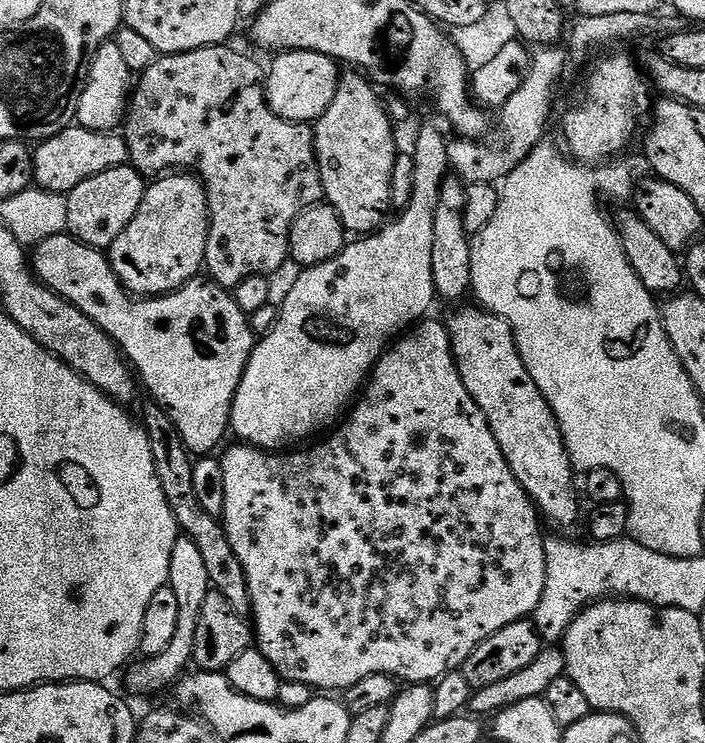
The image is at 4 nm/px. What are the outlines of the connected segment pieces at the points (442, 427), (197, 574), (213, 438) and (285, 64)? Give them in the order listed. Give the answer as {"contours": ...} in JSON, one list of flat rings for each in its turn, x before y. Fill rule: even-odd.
{"contours":[[[432,319,417,323,381,356,346,419,328,434,333,436,325,435,321,444,305,452,280,456,284,454,240,442,220,460,222,478,226,478,222,523,238,562,242,562,242,570,246,570,252,599,250,620,254,625,254,644,270,658,270,666,274,666,281,681,293,680,328,694,354,686,354,682,362,682,362,678,370,678,370,674,390,676,408,686,431,685,447,672,463,669,466,658,470,658,490,634,498,634,498,630,510,626,510,622,529,619,538,606,538,598,542,598,542,586,546,586,546,550,545,537,540,536,541,517,518,478,514,478,482,410,478,410,458,374,447,327]],[[180,535,174,542,174,550,170,554,170,578,167,587,172,588,175,596,178,597,178,630,174,633,174,642,170,642,170,646,166,646,162,654,141,659,139,661,141,664,133,663,127,669,128,688,140,696,148,696,151,692,166,687,168,683,171,685,179,681,192,664,194,630,198,622,198,614,202,610,202,602,206,602,210,585,202,554,198,551,198,546,194,546,194,542,190,542,190,538,186,535]],[[61,234,46,238,35,245,36,253,31,253,30,267,37,280,63,300,69,300,90,322,97,324,116,343,125,360,134,369,139,383,148,387,151,399,174,422,182,442,189,453,196,458,204,458,227,437,232,423,232,403,242,374,252,357,252,349,258,337,252,331,250,317,238,310,235,295,229,289,208,278,197,278,183,284,176,292,164,296,147,298,133,297,114,274,108,257,99,248,90,248,71,234]],[[282,52,273,60,276,61,273,62,272,69,270,67,267,69,264,81,264,96,268,99,270,110,274,110,274,114,284,120,306,125,311,125,319,120,322,114,326,114,330,102,334,102,334,94,340,85,342,72,337,61,317,52]]]}

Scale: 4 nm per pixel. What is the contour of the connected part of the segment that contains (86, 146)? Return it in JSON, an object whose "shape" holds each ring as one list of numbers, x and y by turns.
{"shape":[[73,126,54,134,54,138,39,141,32,158,32,175,37,188,46,192,67,194,74,190,86,178,94,178,94,174,102,174,102,170,114,170,118,166,129,163,128,147,123,135,111,132,95,132,94,130]]}

